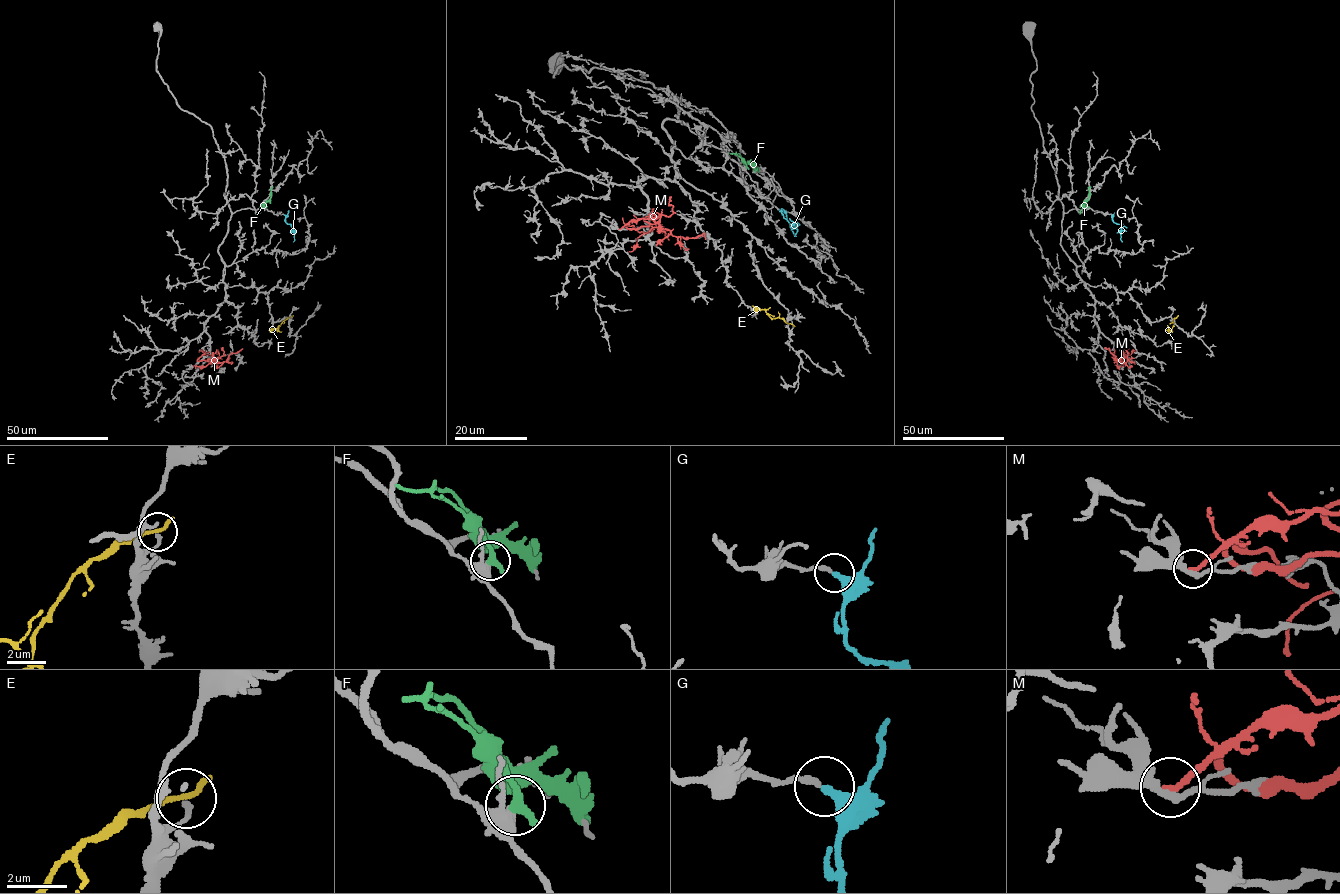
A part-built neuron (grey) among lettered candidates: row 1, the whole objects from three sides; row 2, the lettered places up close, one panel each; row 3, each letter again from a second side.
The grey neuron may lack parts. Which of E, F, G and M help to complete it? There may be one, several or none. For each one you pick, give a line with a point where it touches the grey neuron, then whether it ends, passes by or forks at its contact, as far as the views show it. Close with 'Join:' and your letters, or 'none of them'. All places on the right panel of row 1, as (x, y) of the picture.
G: (1112, 214) | it ends
Join: G

